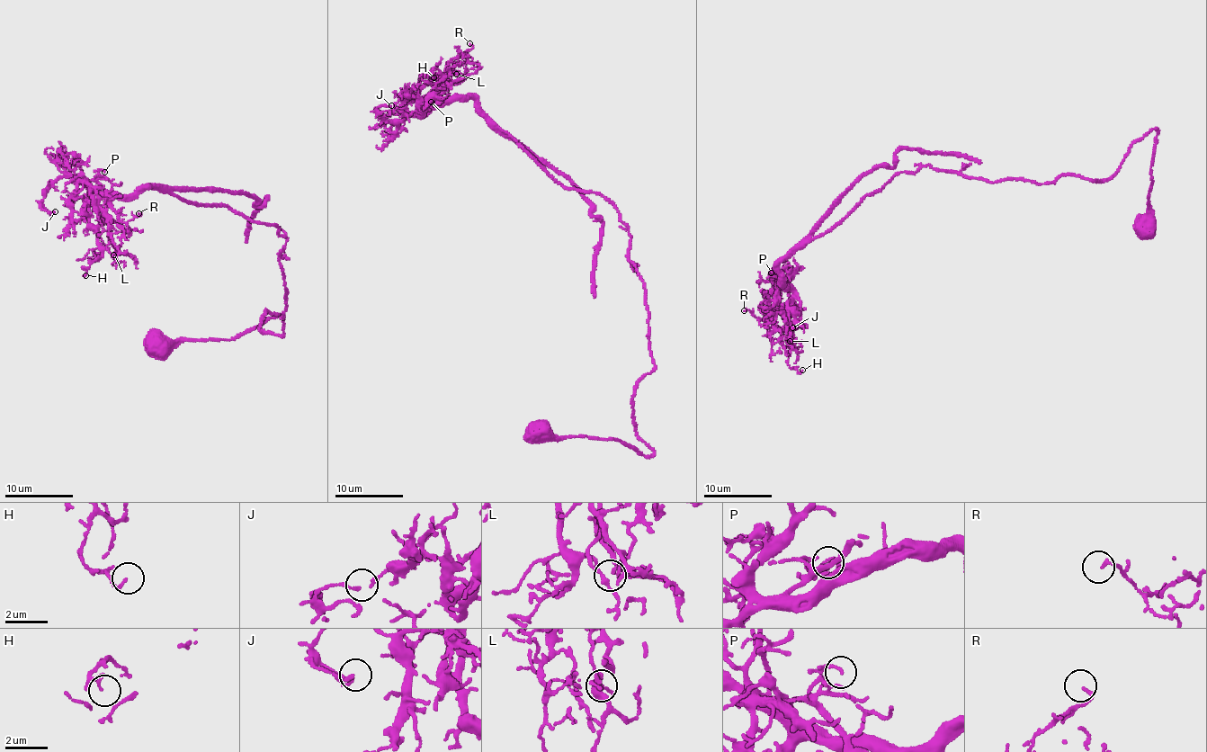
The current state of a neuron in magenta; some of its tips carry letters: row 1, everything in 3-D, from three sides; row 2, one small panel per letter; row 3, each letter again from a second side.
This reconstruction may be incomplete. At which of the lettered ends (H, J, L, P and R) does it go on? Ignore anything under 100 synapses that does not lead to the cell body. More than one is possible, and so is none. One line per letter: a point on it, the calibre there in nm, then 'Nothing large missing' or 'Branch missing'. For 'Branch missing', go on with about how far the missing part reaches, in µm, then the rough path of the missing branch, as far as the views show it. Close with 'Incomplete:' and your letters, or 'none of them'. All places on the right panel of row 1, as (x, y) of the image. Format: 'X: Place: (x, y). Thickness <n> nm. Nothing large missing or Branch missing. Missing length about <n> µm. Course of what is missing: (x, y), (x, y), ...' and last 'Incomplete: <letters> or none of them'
H: Place: (802, 370). Thickness 110 nm. Nothing large missing
J: Place: (792, 327). Thickness 140 nm. Nothing large missing
L: Place: (790, 341). Thickness 80 nm. Nothing large missing
P: Place: (771, 273). Thickness 90 nm. Nothing large missing
R: Place: (744, 310). Thickness 130 nm. Nothing large missing
Incomplete: none of them

